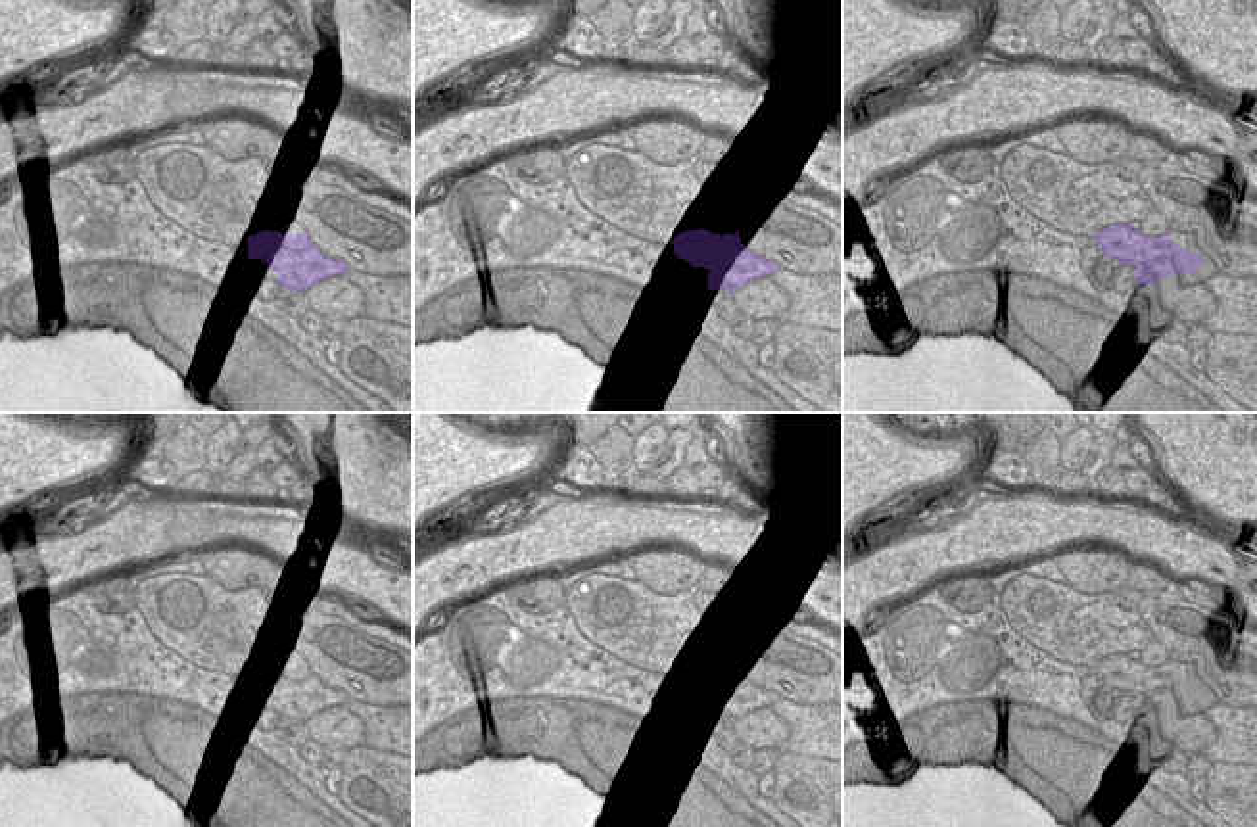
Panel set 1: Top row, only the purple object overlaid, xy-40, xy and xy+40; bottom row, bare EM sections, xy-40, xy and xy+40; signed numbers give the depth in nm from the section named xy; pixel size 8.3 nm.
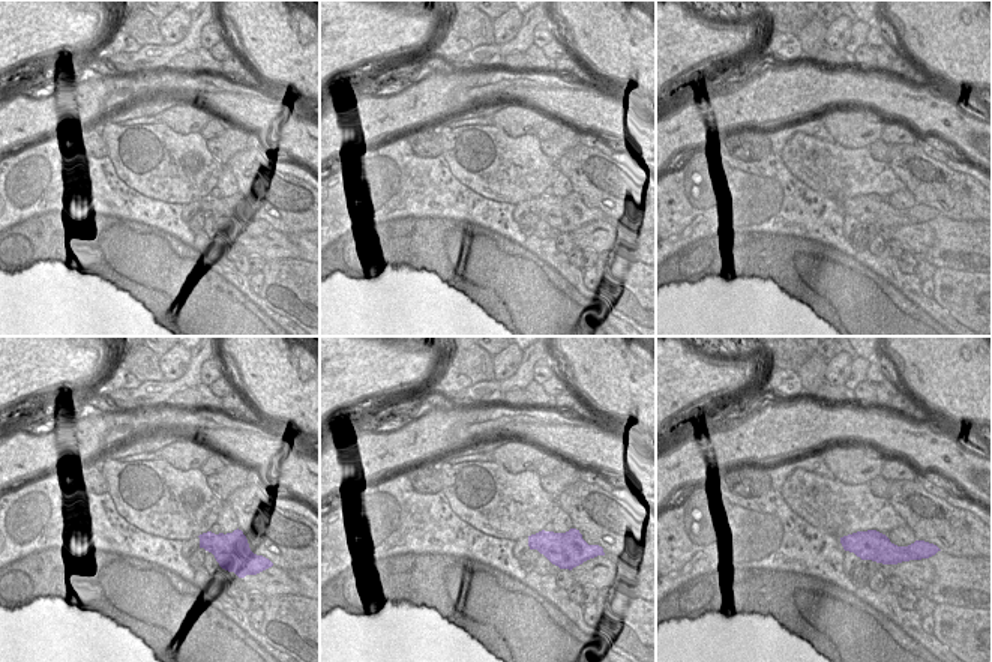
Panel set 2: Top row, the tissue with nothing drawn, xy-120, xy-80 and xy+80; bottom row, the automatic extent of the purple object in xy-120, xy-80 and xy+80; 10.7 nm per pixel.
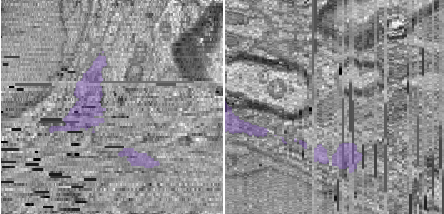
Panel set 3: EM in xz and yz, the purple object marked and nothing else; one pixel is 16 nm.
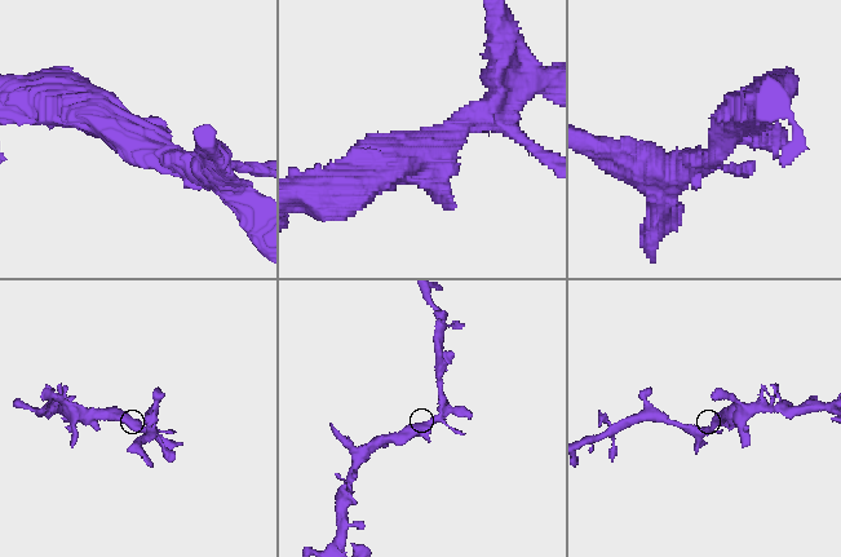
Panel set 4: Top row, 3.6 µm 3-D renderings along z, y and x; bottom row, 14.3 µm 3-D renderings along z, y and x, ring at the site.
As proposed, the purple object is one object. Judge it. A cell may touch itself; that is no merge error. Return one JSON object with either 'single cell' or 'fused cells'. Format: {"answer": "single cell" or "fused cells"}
{"answer": "single cell"}

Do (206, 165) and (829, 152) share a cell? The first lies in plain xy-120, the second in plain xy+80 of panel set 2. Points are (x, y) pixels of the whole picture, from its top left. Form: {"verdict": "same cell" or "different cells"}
{"verdict": "same cell"}

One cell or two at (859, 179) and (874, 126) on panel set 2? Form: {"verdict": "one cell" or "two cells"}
{"verdict": "two cells"}

